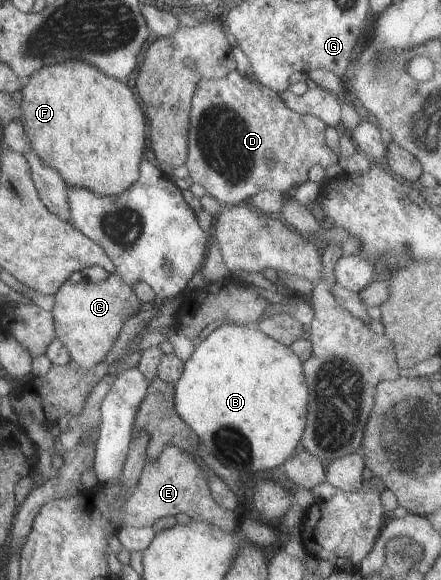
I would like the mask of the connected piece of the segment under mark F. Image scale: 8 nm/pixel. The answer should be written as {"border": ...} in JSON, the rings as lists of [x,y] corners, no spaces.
{"border":[[[70,60],[67,62],[58,62],[50,65],[45,65],[41,70],[34,72],[28,83],[22,88],[22,101],[20,103],[19,117],[24,126],[24,138],[32,147],[33,152],[41,159],[41,162],[48,167],[53,167],[63,177],[65,184],[68,187],[79,187],[93,191],[96,195],[102,197],[110,197],[120,195],[125,192],[137,179],[140,177],[140,164],[143,160],[143,150],[149,145],[148,133],[145,132],[145,114],[144,110],[139,106],[135,99],[135,94],[127,83],[119,79],[113,80],[105,74],[101,74],[99,70],[95,70],[93,66],[83,61]]]}

